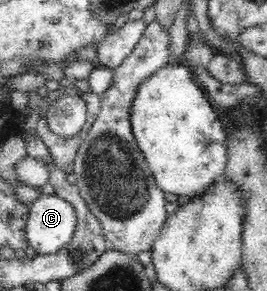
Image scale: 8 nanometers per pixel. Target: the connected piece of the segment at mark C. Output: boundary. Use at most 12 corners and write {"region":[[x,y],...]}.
{"region":[[40,194],[30,204],[25,240],[38,255],[72,240],[75,208]]}

